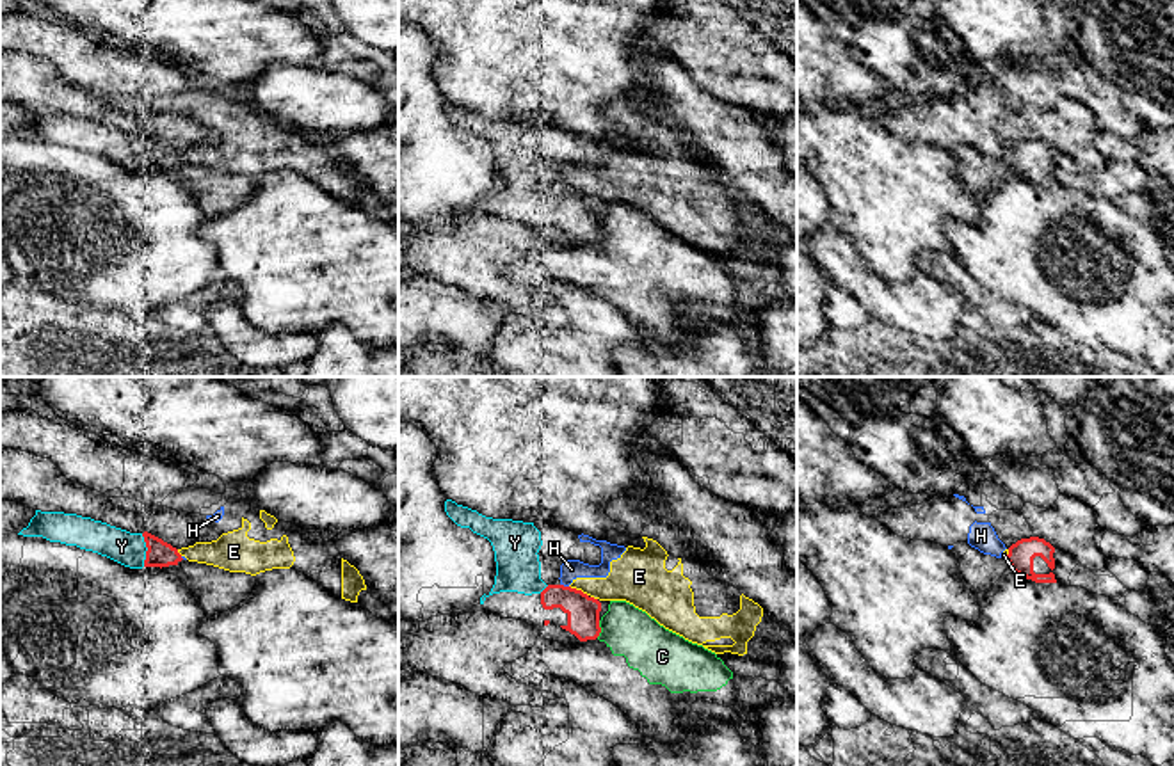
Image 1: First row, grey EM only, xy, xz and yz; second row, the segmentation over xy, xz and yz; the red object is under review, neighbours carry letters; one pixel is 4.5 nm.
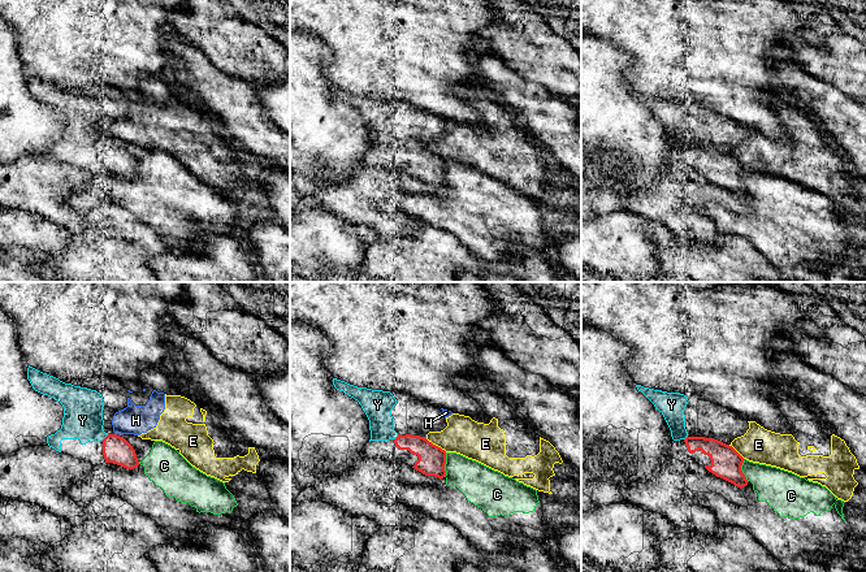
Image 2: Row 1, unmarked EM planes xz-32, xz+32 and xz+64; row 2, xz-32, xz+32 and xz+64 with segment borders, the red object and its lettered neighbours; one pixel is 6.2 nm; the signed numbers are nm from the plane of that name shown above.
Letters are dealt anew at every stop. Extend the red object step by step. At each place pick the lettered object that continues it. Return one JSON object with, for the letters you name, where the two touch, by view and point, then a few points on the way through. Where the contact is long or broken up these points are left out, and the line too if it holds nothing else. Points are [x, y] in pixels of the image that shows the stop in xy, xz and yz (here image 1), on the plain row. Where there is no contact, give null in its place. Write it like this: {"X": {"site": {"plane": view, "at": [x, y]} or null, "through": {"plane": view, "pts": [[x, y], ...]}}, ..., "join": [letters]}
{"Y": {"site": {"plane": "xy", "at": [148, 151]}}, "join": ["Y"]}

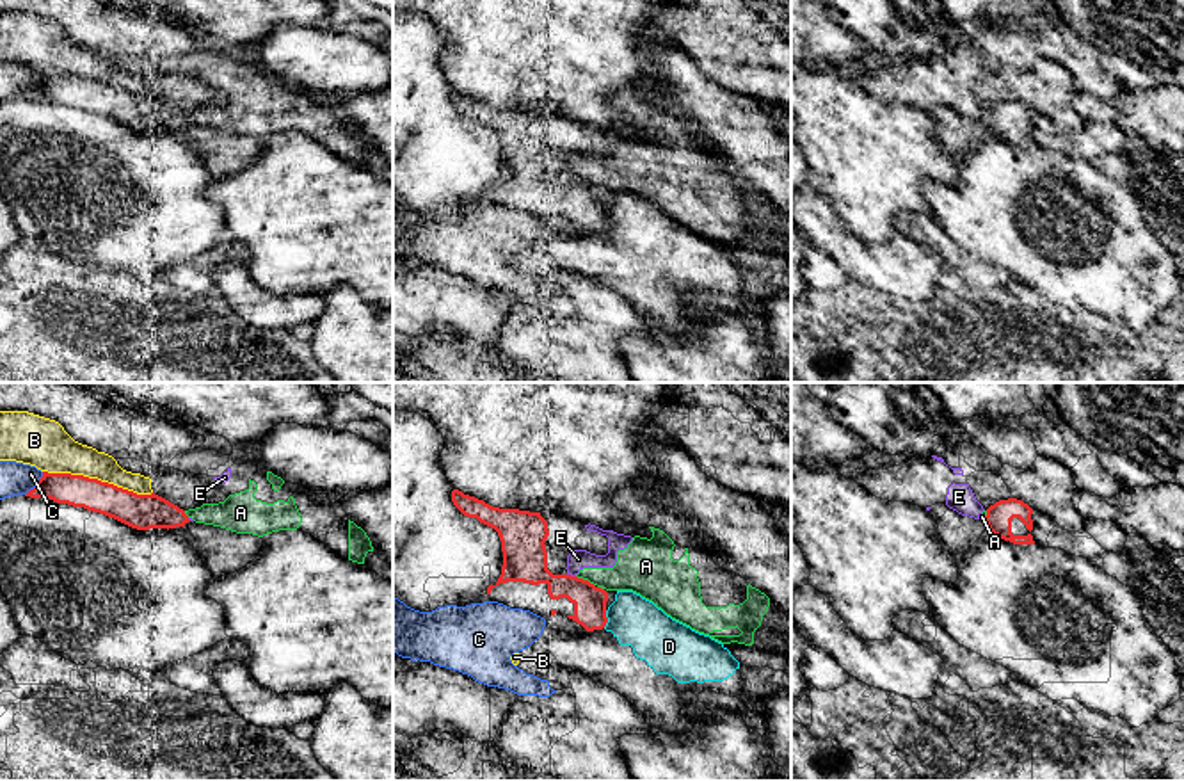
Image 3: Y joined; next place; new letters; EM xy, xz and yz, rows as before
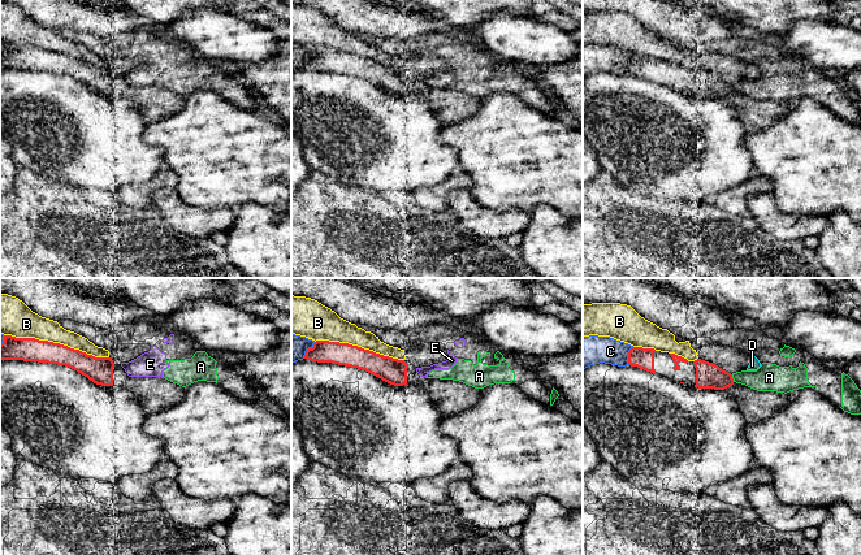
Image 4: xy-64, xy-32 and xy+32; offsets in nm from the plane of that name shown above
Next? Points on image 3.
{"join": []}

